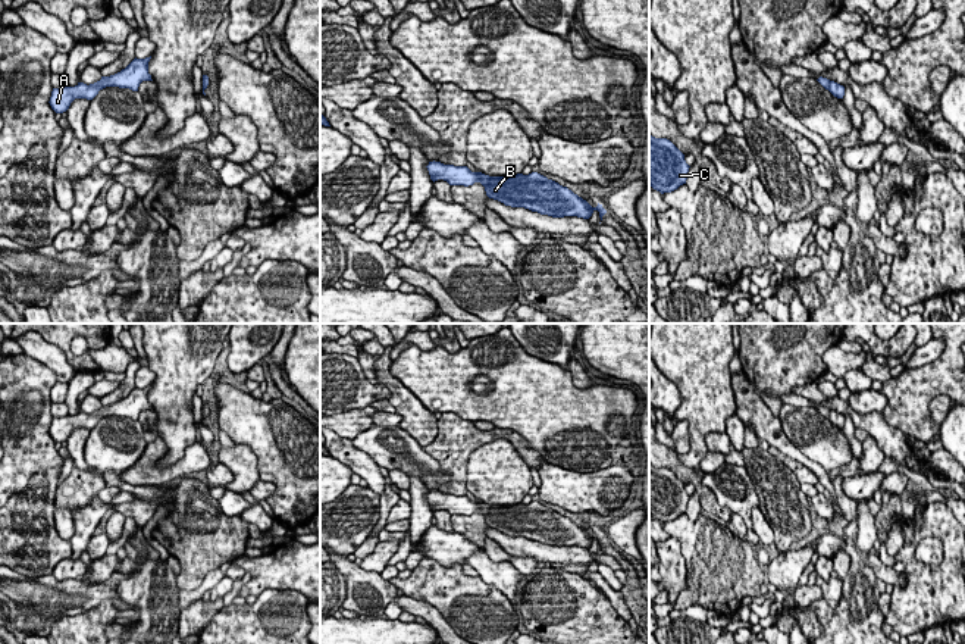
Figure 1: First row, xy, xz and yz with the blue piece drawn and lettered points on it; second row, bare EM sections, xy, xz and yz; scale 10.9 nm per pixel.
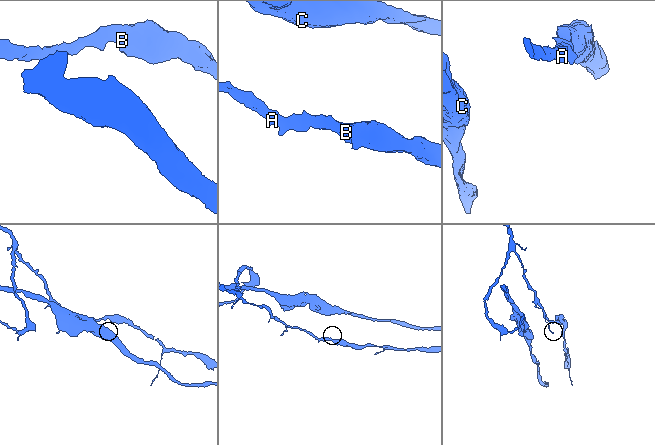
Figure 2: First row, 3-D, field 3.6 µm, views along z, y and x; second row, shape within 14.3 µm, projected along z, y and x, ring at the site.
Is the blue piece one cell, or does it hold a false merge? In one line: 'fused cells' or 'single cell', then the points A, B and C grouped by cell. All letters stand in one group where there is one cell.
fused cells | A / B C

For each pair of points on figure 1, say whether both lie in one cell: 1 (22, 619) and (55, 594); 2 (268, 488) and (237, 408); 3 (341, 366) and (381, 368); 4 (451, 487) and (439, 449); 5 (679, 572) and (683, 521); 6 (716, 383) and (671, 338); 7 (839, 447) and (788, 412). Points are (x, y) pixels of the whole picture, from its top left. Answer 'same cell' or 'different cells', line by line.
1: same cell
2: different cells
3: different cells
4: same cell
5: different cells
6: same cell
7: same cell

